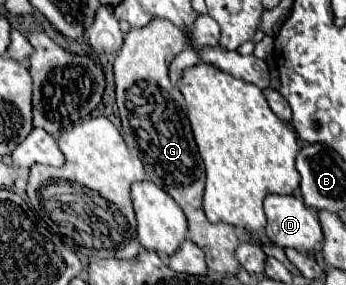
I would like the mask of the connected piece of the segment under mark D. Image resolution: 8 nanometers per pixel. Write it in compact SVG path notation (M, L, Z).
M267 195L263 207L267 215L265 233L275 245L309 253L323 241L317 213L305 207L299 197Z

